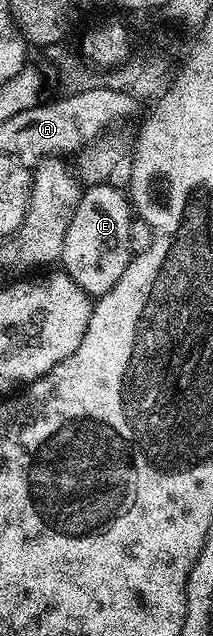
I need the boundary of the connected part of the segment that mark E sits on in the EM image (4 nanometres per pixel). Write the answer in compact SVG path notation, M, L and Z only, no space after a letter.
M113 183L97 184L86 188L82 193L80 202L76 206L76 214L68 226L68 234L64 234L64 250L62 251L61 267L66 275L75 280L79 286L90 295L97 298L108 294L116 282L120 282L120 276L130 264L131 251L131 221L132 205L127 193L118 188L113 188Z

